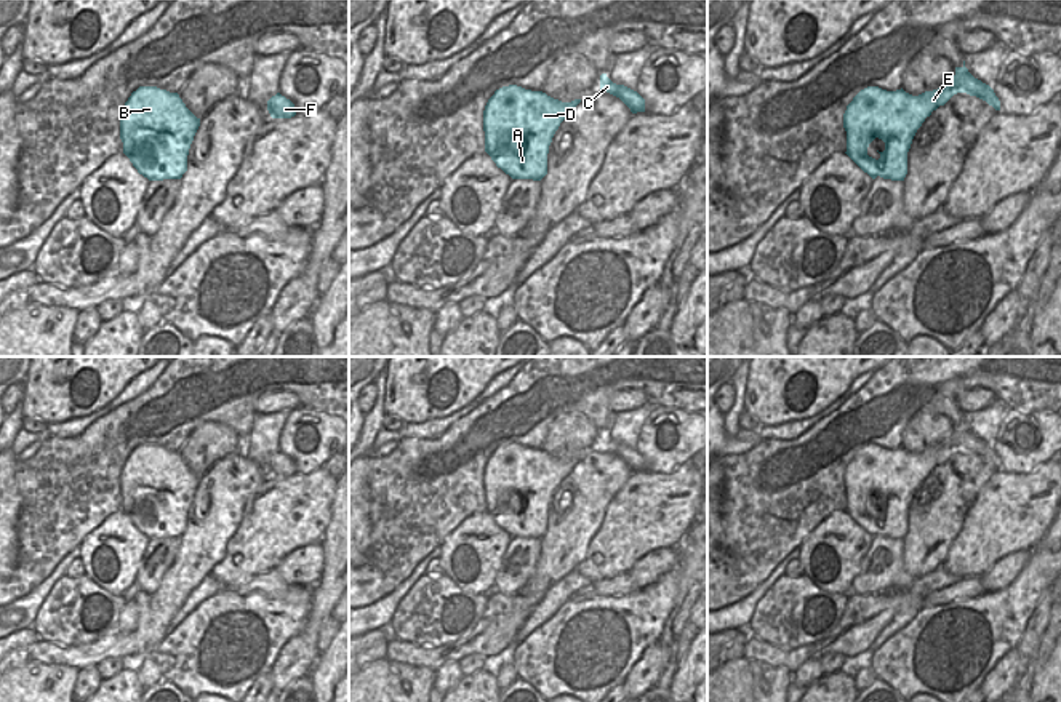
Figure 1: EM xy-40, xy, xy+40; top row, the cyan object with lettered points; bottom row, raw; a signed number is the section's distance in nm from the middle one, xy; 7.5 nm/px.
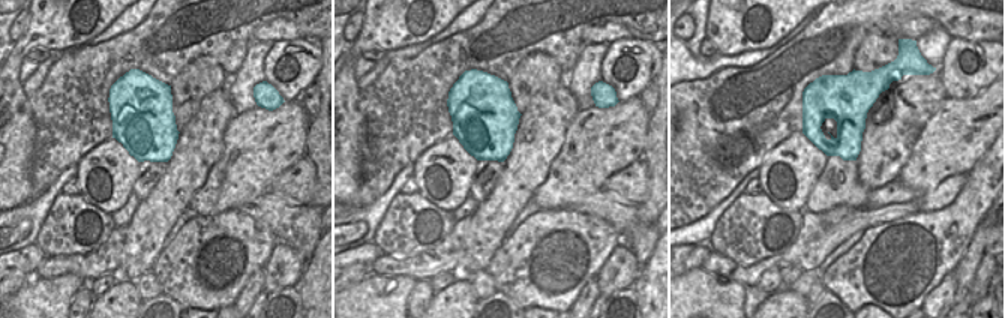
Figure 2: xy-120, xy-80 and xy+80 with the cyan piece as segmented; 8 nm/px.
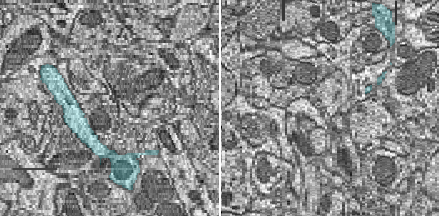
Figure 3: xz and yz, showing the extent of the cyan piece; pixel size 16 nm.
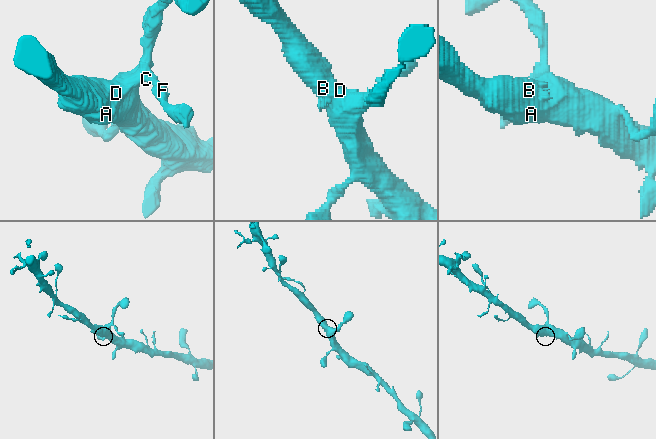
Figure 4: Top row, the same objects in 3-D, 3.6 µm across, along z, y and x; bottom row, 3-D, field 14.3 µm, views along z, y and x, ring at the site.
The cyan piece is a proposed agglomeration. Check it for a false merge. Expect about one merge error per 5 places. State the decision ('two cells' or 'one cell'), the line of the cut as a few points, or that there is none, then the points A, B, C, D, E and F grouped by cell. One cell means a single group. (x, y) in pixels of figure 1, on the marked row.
one cell | no cut | A B C D E F

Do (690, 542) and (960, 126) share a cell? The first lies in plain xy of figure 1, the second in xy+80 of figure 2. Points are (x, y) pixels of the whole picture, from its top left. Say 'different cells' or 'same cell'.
different cells

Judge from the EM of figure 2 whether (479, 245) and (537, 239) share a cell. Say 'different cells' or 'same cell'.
different cells

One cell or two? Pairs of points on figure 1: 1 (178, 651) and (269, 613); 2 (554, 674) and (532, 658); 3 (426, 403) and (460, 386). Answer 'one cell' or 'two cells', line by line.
1: one cell
2: one cell
3: one cell

